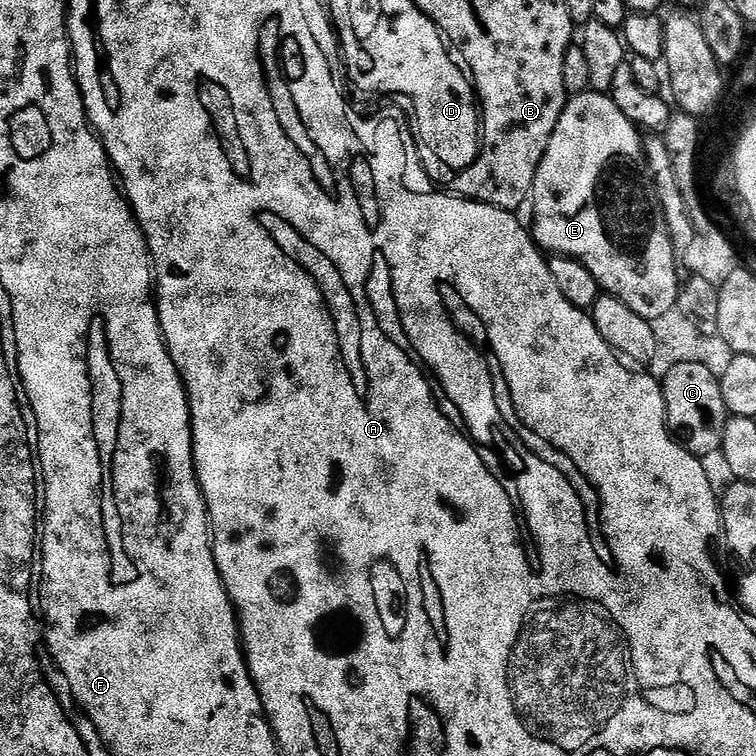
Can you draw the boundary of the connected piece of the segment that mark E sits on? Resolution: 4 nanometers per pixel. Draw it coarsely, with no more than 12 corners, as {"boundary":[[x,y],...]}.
{"boundary":[[571,97],[534,239],[654,320],[682,276],[641,129]]}

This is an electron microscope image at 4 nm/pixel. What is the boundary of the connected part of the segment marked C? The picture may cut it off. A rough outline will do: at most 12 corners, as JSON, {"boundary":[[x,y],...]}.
{"boundary":[[681,362],[662,379],[669,429],[717,455],[730,415],[720,378]]}

